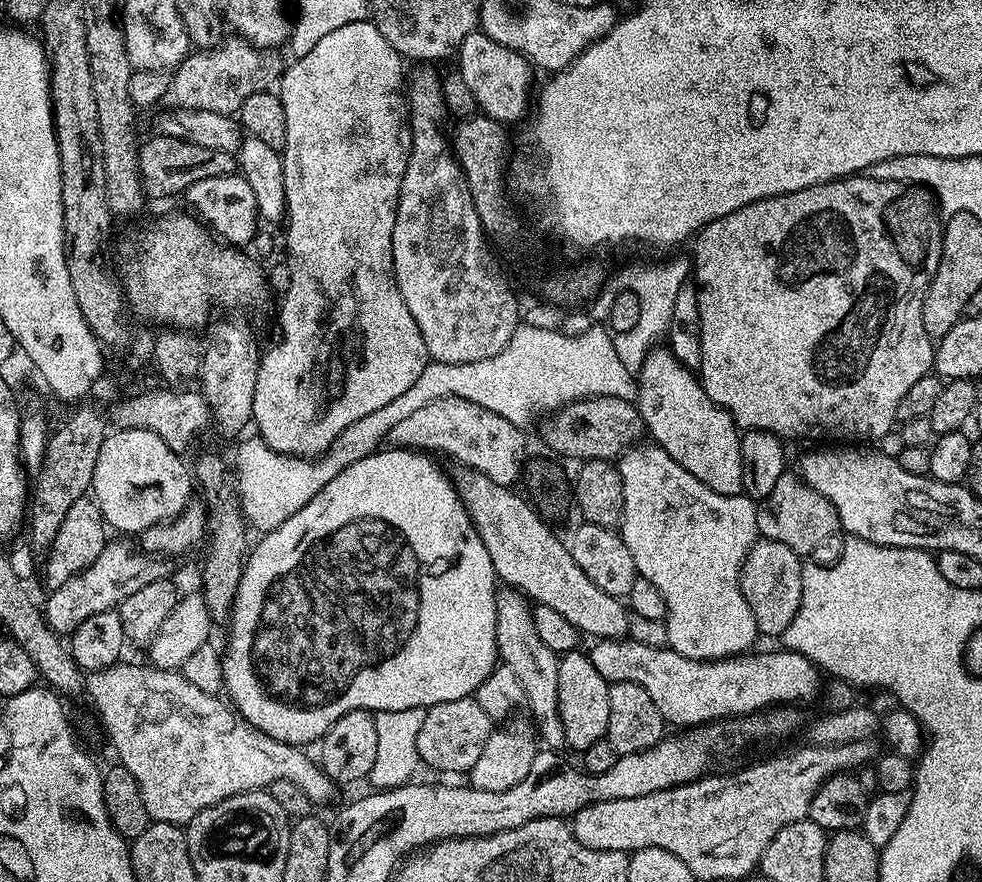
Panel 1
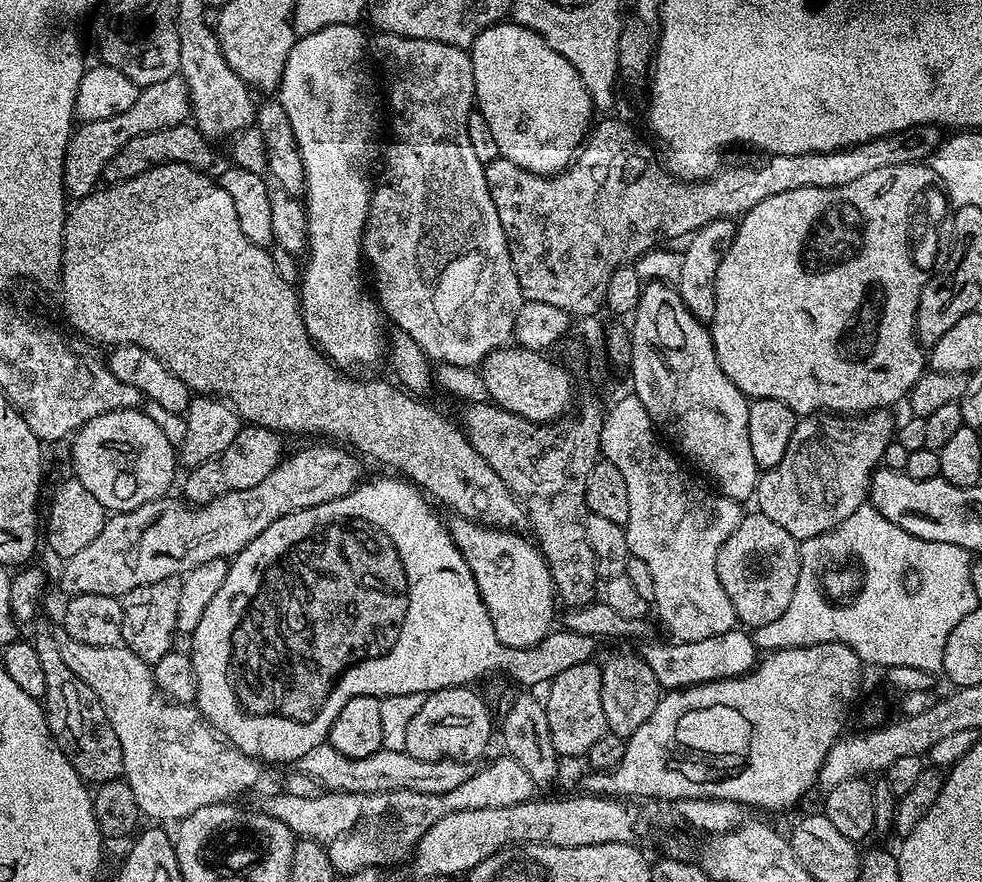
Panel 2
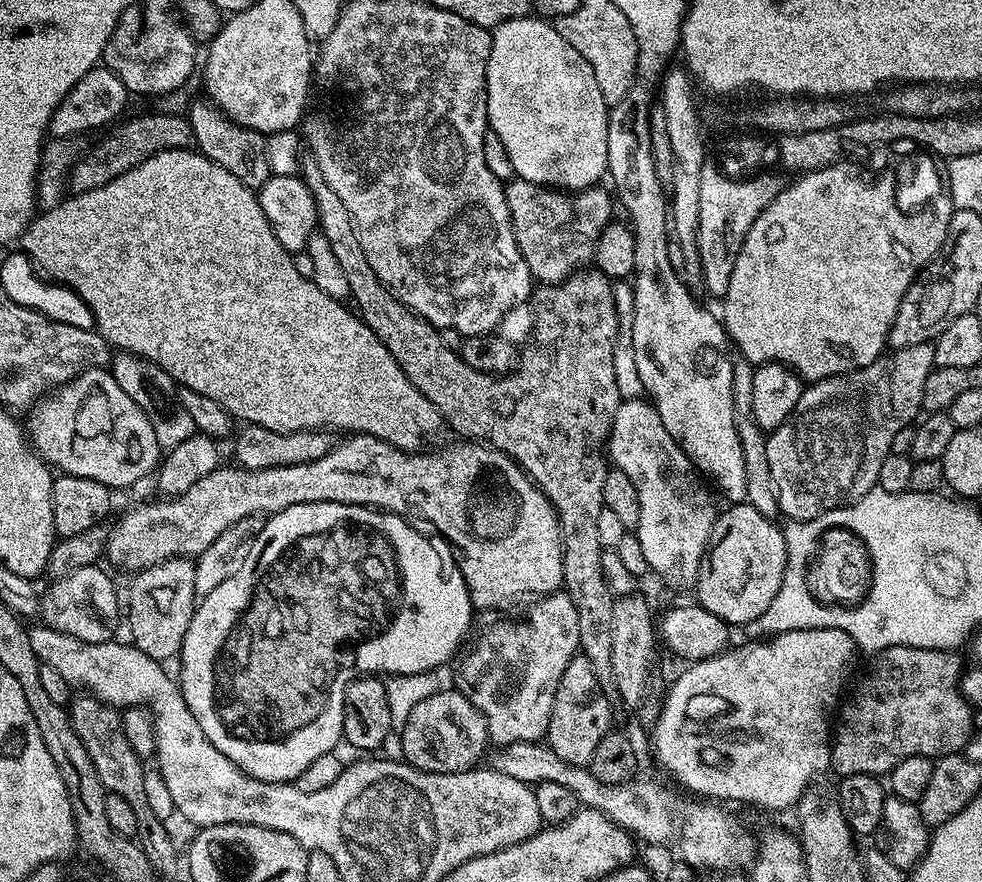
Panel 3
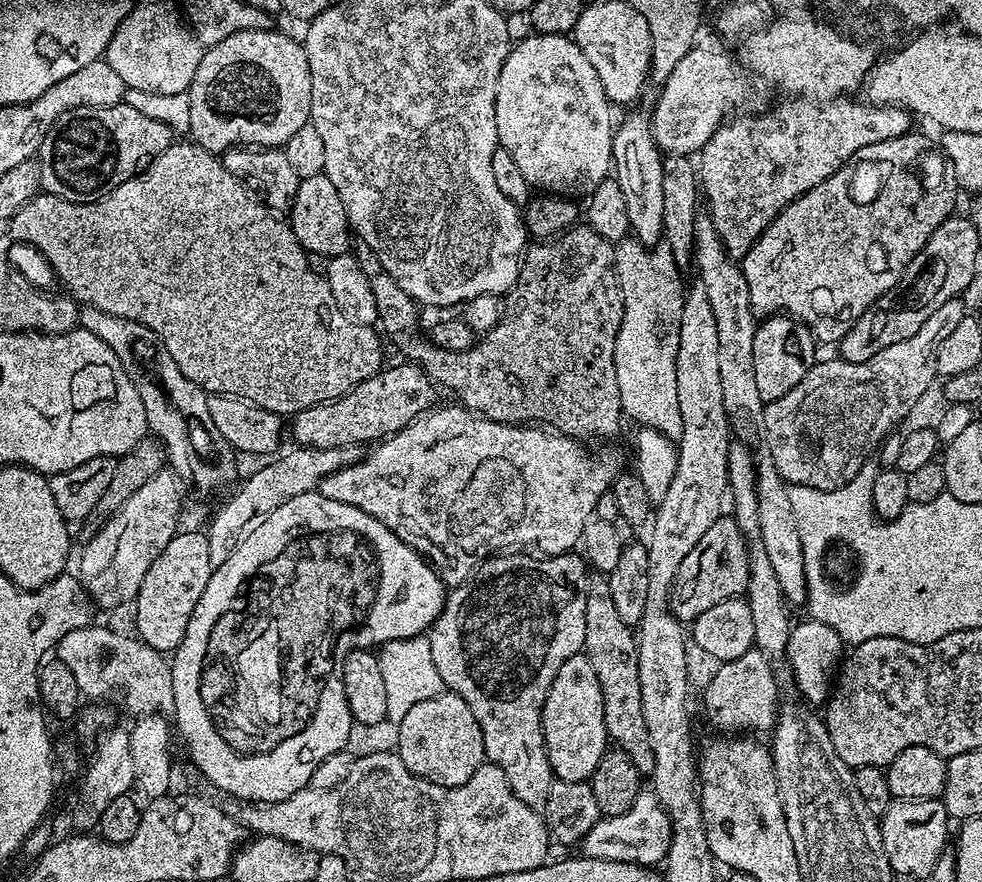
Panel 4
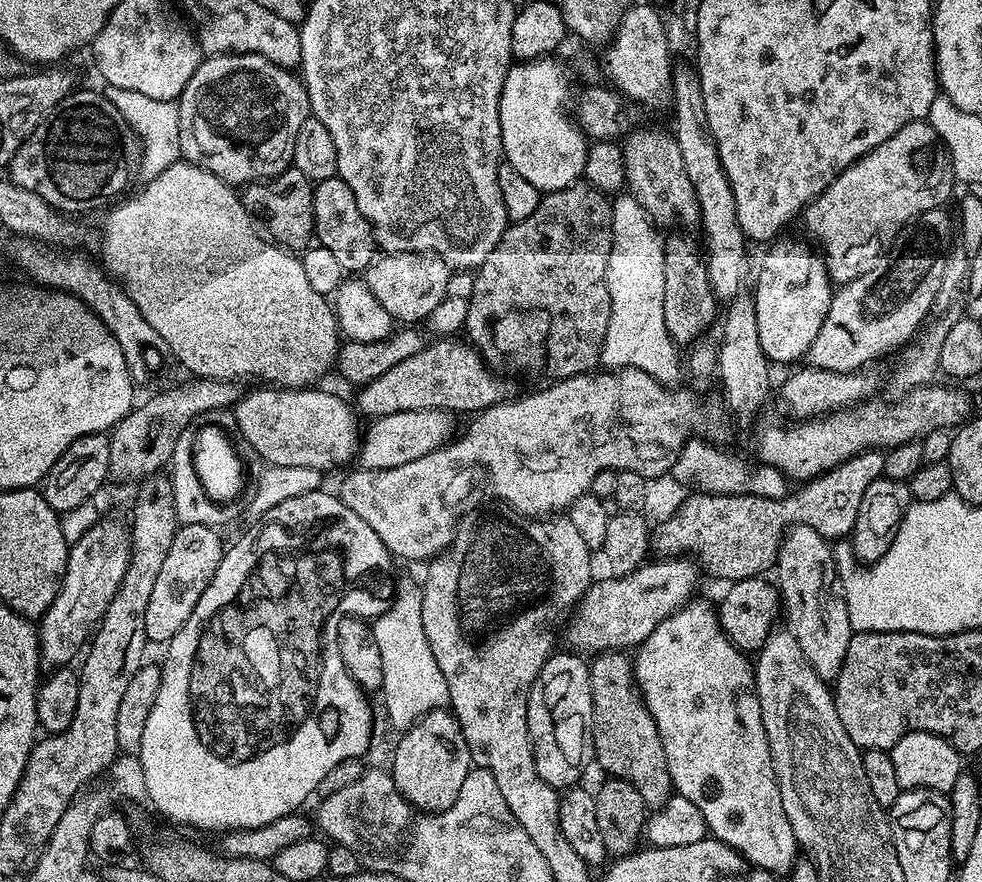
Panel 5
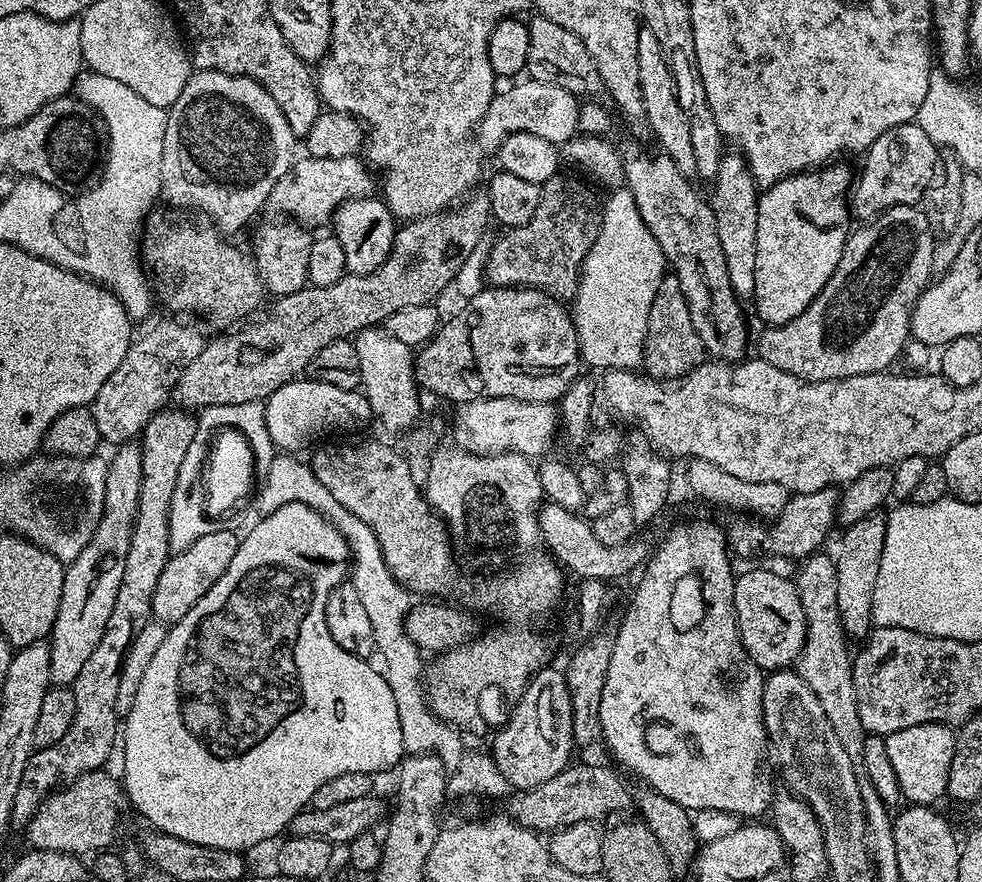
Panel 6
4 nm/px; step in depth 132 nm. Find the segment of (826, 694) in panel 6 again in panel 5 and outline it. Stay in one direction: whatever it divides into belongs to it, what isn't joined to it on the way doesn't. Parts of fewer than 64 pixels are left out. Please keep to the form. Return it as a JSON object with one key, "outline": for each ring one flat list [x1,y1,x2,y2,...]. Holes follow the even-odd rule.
{"outline":[[796,524,784,536,774,565,778,570,776,584,781,594,784,614,785,617,788,616,788,630,798,638,806,660,825,682,835,681,854,634,849,611,846,610,836,554,831,548,831,543,816,530]]}

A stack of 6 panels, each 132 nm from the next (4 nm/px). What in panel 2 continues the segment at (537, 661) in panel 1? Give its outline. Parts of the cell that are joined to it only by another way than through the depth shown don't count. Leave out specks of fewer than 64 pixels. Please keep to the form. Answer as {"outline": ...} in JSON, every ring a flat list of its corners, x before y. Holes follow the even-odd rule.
{"outline":[[463,518,453,521,451,543,458,546,462,558,466,558,465,565,474,574,473,583,478,586,480,603,488,612,496,640,507,648,537,647,553,631,552,619,558,609,556,583,539,547,516,530,501,530]]}

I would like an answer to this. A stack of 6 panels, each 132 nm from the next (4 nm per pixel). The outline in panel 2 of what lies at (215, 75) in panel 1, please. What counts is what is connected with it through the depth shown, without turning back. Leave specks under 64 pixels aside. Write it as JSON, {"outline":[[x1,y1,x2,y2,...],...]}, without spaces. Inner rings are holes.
{"outline":[[179,76,162,78,162,82,145,84,140,89,134,106,126,114,114,114,114,118,85,120,68,139,64,155,64,191,73,201,81,200,96,191,101,183,108,163,130,142,139,136,150,134,150,130,166,130,170,126,185,123,191,117,192,103,186,82]]}

